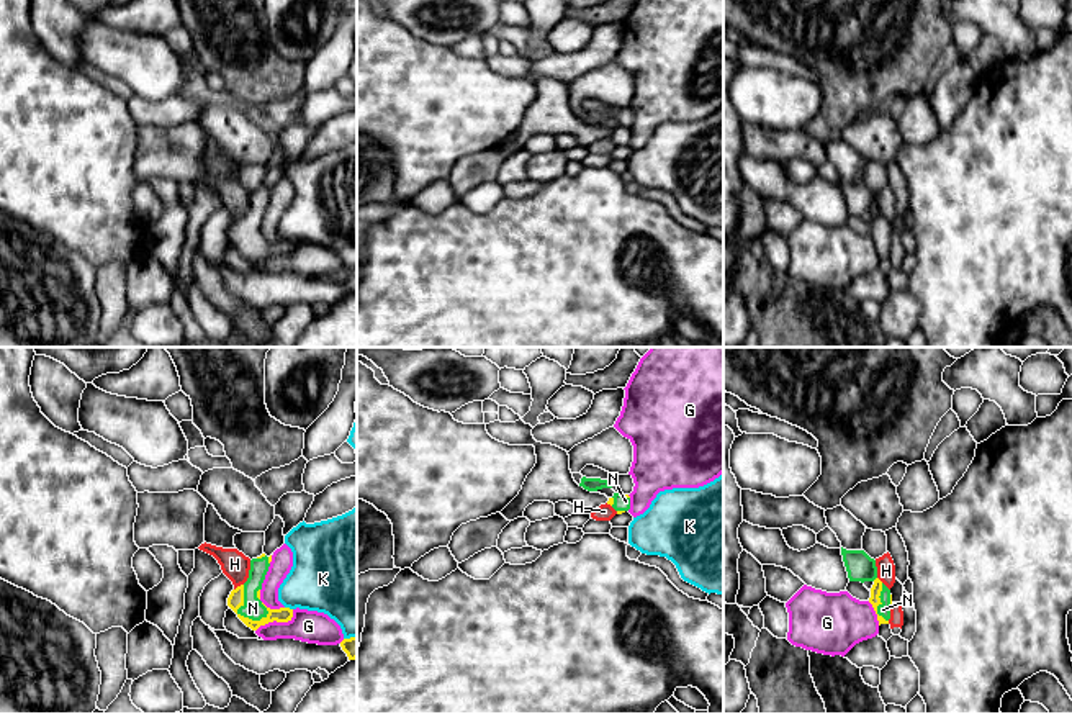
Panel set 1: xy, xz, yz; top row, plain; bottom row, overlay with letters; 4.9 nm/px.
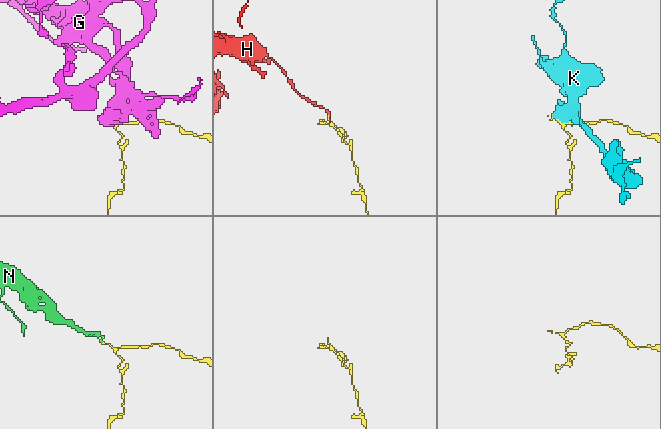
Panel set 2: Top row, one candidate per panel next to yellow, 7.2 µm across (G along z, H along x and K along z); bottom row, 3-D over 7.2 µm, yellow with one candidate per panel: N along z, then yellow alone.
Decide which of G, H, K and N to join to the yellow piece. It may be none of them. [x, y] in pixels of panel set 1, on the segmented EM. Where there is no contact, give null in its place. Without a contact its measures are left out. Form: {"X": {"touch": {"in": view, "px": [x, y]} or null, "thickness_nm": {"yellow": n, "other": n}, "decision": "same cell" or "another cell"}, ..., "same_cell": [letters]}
{"G": {"touch": {"in": "xy", "px": [277, 621]}, "thickness_nm": {"yellow": 80, "other": 160}, "decision": "another cell"}, "H": {"touch": {"in": "xy", "px": [238, 587]}, "thickness_nm": {"yellow": 80, "other": 140}, "decision": "another cell"}, "K": {"touch": {"in": "xy", "px": [288, 608]}, "thickness_nm": {"yellow": 80, "other": 360}, "decision": "another cell"}, "N": {"touch": {"in": "xy", "px": [239, 614]}, "thickness_nm": {"yellow": 80, "other": 100}, "decision": "same cell"}, "same_cell": ["N"]}

